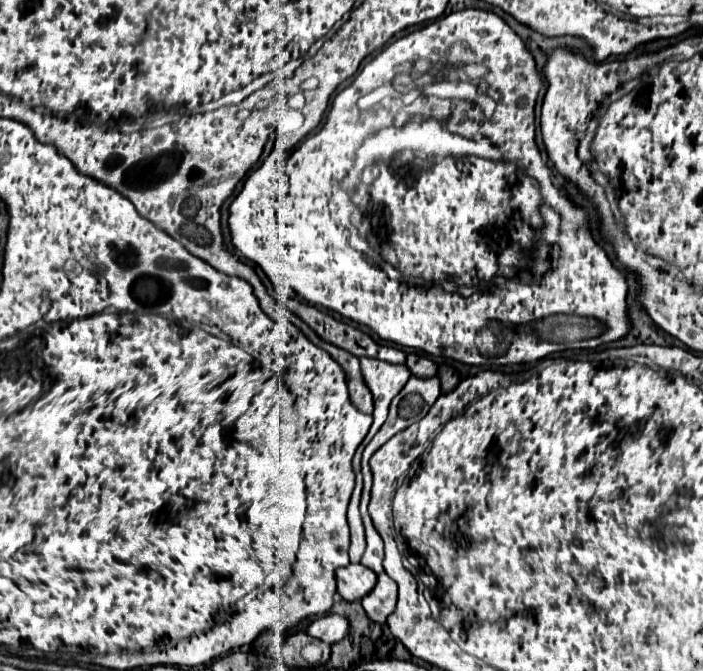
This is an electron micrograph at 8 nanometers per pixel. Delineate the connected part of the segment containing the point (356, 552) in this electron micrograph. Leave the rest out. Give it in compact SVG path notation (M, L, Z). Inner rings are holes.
M349 510L349 526L351 526L351 548L349 548L349 558L351 562L359 562L363 552L365 552L365 530L363 530L363 522L355 520L357 512ZM353 518L353 520L351 520Z

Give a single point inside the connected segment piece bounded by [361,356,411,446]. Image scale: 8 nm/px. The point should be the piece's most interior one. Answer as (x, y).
(385, 380)

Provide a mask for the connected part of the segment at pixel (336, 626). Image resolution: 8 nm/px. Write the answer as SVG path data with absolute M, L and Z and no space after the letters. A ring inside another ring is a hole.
M325 614L317 620L313 620L311 626L307 628L307 634L323 640L327 644L335 644L335 642L343 640L347 632L349 632L349 618L345 614Z

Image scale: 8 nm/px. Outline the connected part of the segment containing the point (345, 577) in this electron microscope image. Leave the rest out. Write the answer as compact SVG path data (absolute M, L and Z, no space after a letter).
M349 564L337 570L337 592L343 600L361 600L375 586L377 574L363 564Z

